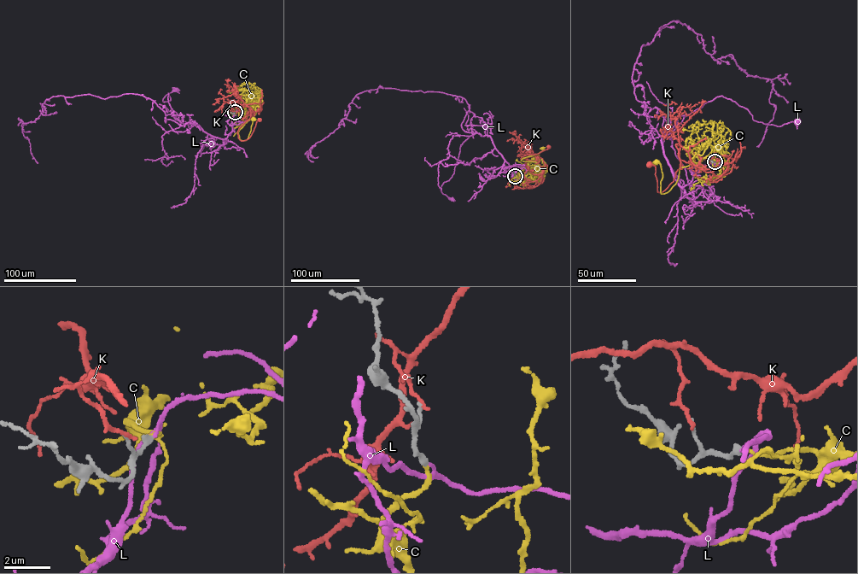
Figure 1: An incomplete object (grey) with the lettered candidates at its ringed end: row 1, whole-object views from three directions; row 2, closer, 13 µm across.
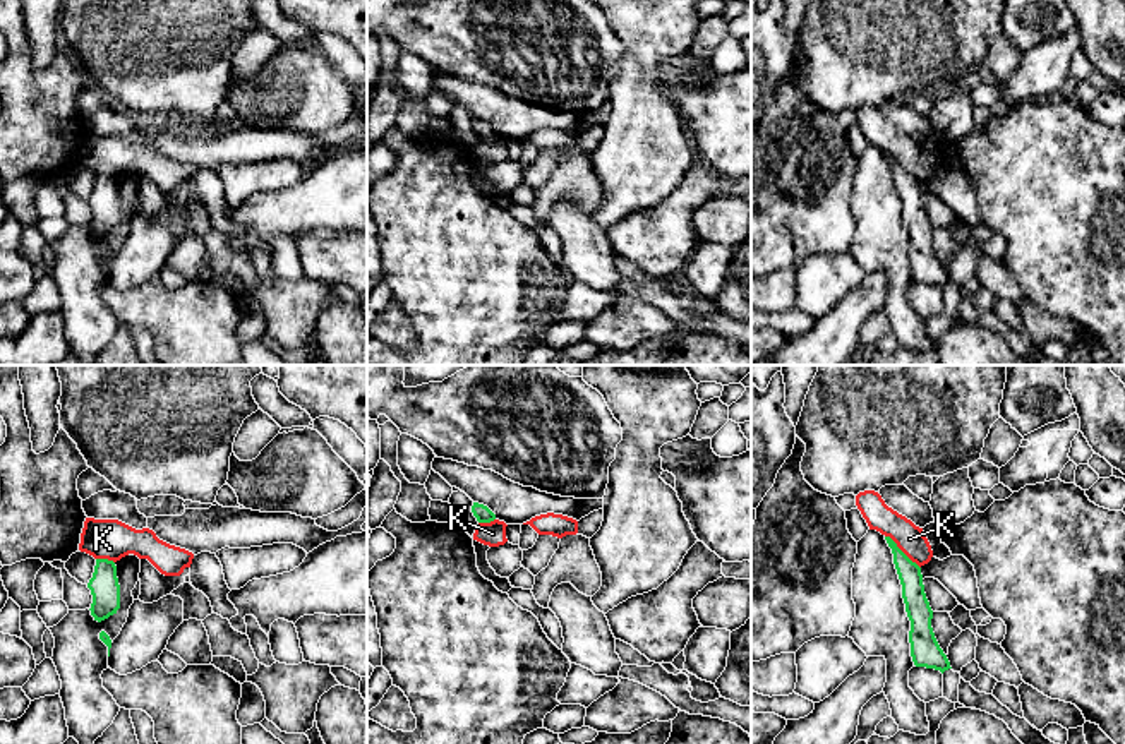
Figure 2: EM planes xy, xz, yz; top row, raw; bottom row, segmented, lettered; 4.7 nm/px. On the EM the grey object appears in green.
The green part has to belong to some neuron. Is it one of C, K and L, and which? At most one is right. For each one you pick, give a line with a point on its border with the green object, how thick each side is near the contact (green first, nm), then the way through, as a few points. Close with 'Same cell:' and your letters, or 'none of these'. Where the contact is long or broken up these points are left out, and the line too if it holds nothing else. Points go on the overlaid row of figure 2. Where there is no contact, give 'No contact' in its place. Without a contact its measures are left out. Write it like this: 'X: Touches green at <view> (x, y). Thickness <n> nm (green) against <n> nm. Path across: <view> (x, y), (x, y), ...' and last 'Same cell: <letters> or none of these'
C: No contact
Same cell: C

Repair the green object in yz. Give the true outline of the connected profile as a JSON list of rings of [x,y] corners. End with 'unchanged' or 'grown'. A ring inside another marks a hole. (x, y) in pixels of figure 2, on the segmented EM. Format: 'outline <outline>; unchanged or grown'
outline [[[885,537],[885,540],[893,554],[905,612],[911,621],[909,643],[912,662],[916,667],[935,669],[943,674],[952,667],[931,627],[933,610],[924,593],[921,567],[890,537]]]; unchanged

